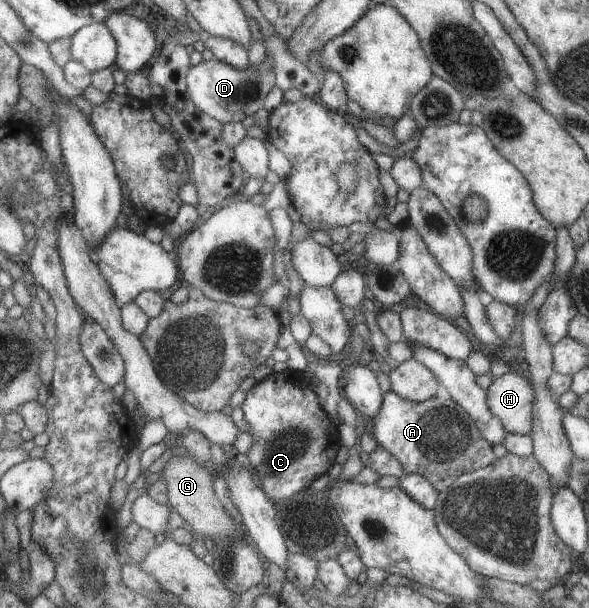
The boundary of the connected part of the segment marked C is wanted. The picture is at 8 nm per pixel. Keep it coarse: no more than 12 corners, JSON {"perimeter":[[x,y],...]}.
{"perimeter":[[287,368],[245,392],[246,458],[272,503],[332,466],[337,428]]}

